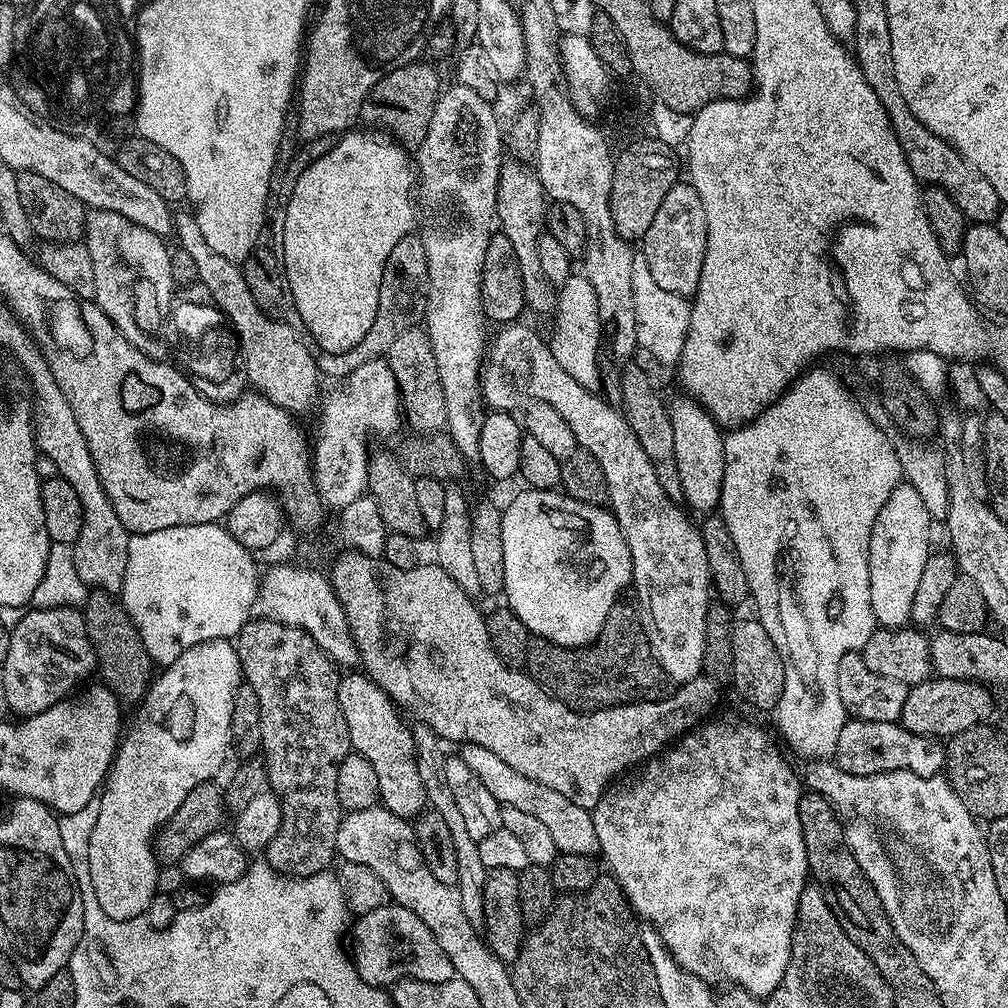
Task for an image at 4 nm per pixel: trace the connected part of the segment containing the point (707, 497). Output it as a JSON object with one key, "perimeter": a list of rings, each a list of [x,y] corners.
{"perimeter":[[[683,399],[674,401],[668,408],[668,417],[674,426],[674,462],[678,466],[680,496],[689,509],[712,514],[720,506],[720,487],[726,470],[725,433],[704,408]]]}

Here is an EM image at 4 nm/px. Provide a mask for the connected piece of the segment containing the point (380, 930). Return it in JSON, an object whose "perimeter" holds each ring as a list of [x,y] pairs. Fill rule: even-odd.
{"perimeter":[[[389,902],[378,906],[374,910],[370,910],[366,915],[359,917],[354,924],[354,932],[356,928],[356,952],[354,951],[355,963],[359,966],[363,975],[377,986],[388,986],[393,983],[394,976],[391,976],[392,968],[388,964],[376,964],[376,956],[380,956],[384,952],[384,948],[388,952],[396,952],[396,956],[400,960],[409,960],[412,965],[409,966],[407,975],[414,980],[425,980],[426,982],[446,982],[453,979],[454,969],[450,958],[444,953],[444,948],[436,941],[436,936],[432,932],[432,927],[422,919],[418,914],[414,914],[414,910],[410,910],[406,906]]]}

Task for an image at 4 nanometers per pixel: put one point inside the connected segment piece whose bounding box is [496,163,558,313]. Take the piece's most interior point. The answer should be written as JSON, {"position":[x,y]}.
{"position":[520,202]}

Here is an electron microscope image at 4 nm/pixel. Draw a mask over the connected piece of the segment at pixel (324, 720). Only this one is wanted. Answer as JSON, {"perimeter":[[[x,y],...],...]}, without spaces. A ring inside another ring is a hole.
{"perimeter":[[[249,618],[235,641],[240,653],[243,679],[258,694],[262,706],[262,757],[266,765],[266,784],[282,806],[280,832],[266,849],[266,859],[284,874],[311,874],[329,867],[337,855],[336,839],[342,819],[338,798],[338,770],[348,753],[353,751],[344,711],[338,700],[342,679],[337,665],[316,645],[314,638],[301,628],[291,628],[269,618]]]}

